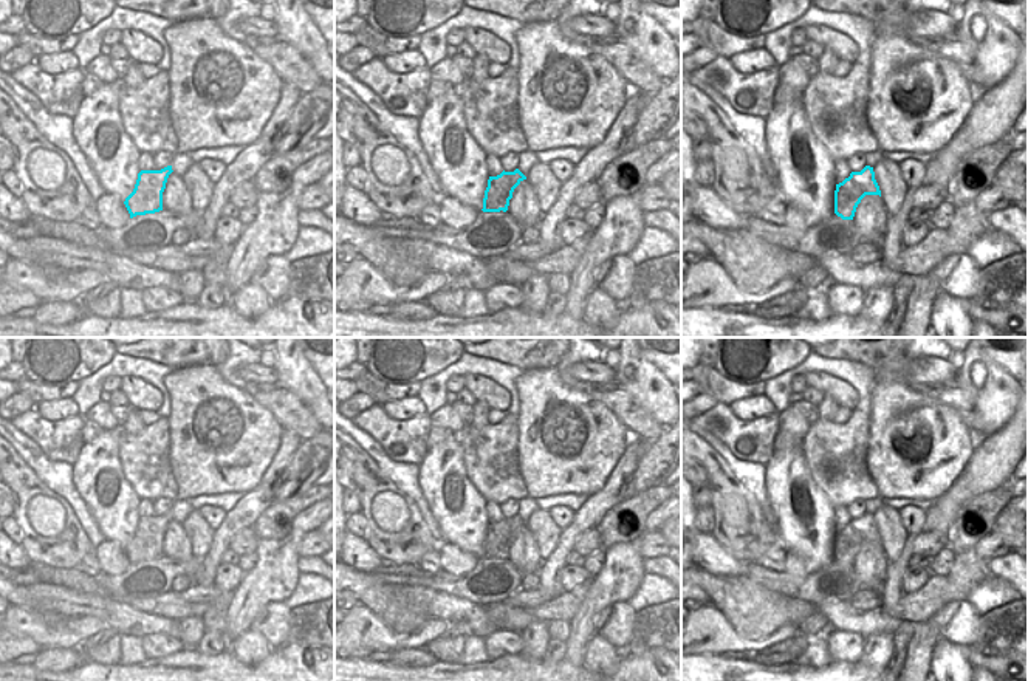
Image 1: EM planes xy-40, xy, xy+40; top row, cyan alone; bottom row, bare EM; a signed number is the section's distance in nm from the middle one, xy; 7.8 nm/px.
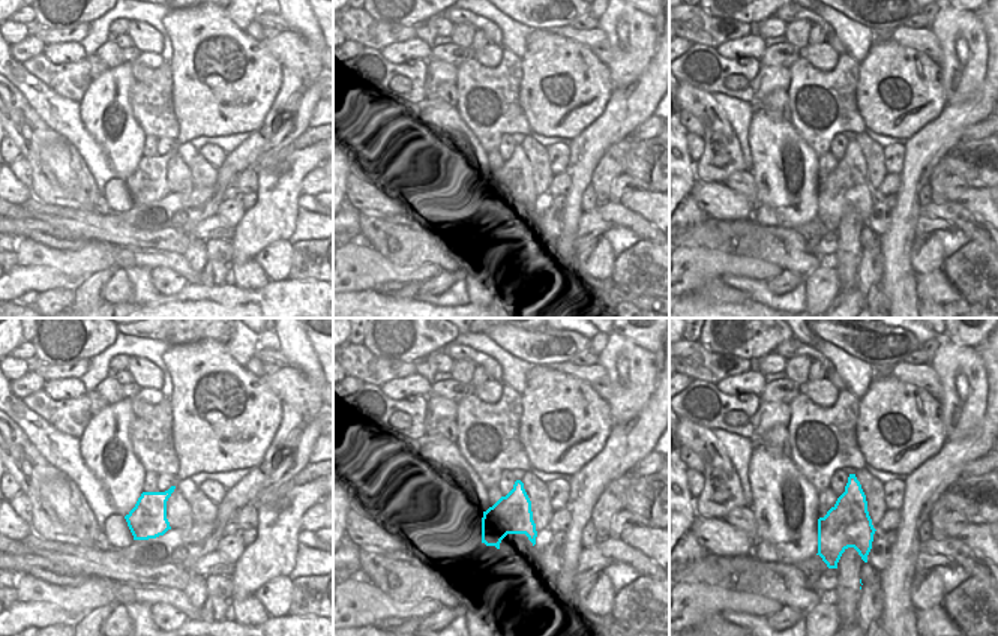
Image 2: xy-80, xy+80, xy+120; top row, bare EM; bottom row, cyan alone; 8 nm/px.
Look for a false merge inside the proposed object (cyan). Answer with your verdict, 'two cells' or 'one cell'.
two cells

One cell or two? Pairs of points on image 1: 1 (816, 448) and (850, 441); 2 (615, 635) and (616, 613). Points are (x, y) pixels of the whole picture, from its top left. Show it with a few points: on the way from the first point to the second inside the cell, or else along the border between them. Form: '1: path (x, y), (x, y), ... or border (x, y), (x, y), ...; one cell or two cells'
1: path (824, 448), (842, 448); one cell
2: path (616, 630), (616, 618); one cell

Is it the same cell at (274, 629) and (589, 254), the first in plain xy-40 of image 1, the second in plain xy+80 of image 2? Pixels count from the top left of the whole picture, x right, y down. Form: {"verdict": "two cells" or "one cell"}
{"verdict": "one cell"}

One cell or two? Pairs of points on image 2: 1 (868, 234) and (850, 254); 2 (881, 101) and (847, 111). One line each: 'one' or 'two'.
1: two
2: two

